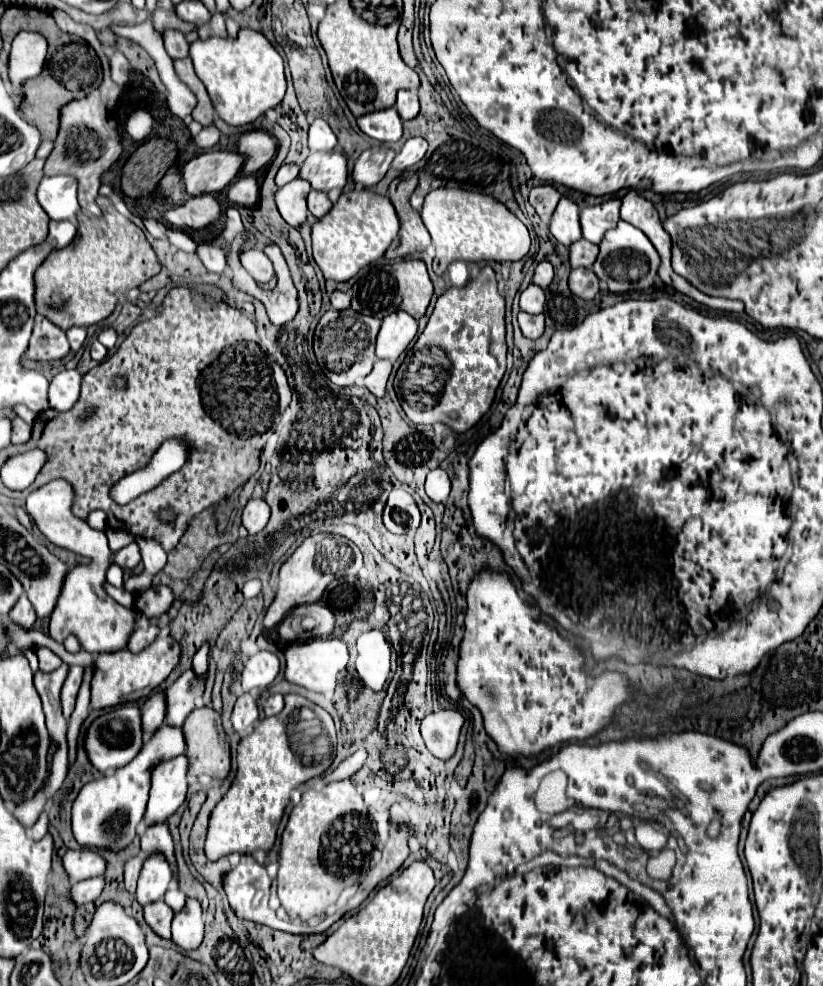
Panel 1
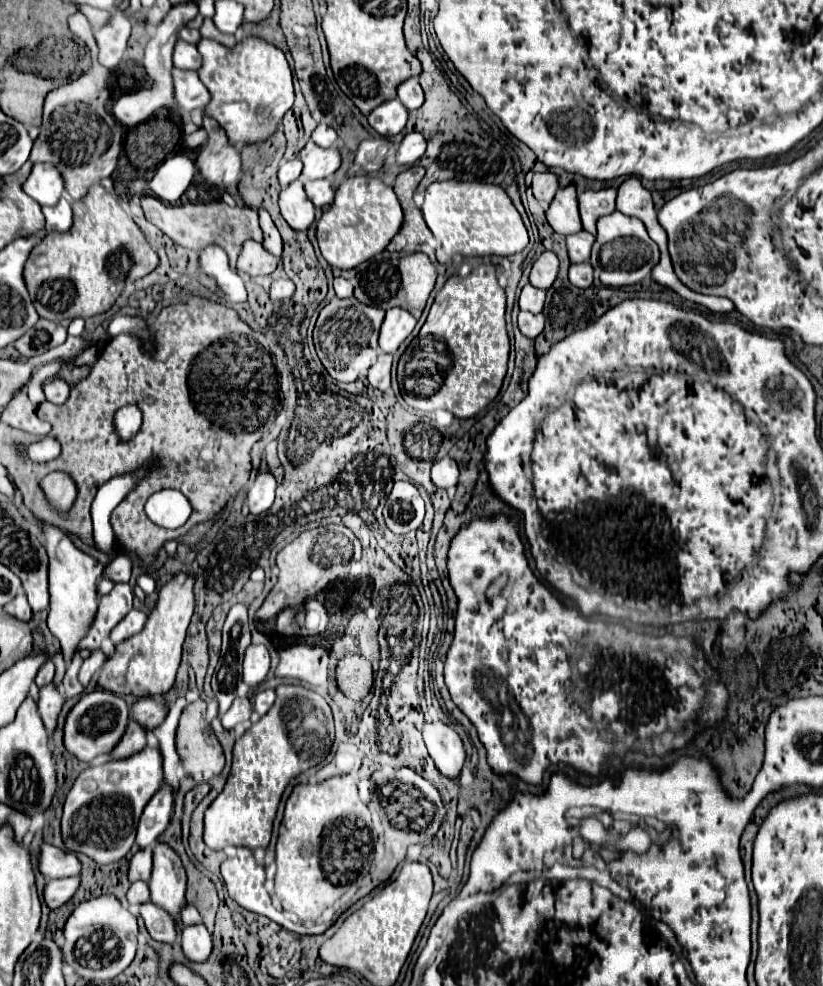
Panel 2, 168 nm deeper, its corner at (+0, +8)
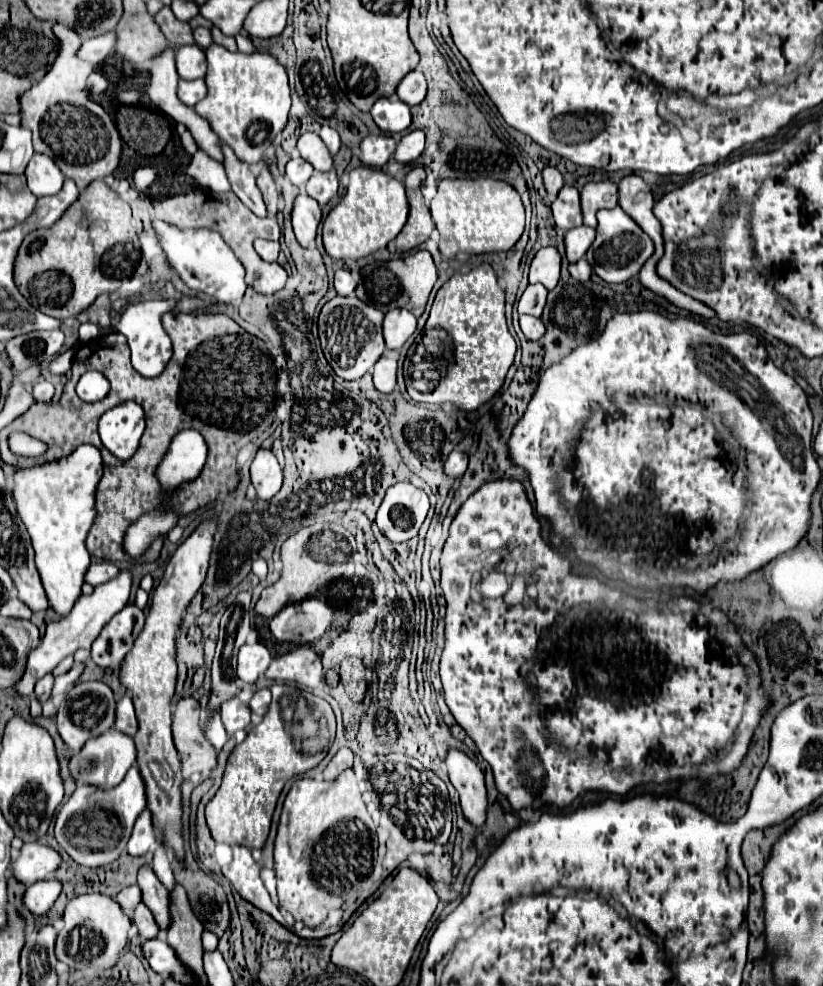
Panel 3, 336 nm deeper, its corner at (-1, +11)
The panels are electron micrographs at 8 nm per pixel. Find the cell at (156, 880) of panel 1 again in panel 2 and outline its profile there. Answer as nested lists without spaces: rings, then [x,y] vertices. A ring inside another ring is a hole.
[[[133,882],[127,892],[129,904],[145,904],[149,900],[149,886],[145,882]]]

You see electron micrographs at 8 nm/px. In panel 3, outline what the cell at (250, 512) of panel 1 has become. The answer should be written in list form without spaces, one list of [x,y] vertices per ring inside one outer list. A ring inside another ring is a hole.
[[[260,449],[256,453],[252,467],[250,467],[250,473],[252,473],[252,485],[256,489],[258,499],[268,501],[280,491],[280,487],[282,487],[282,467],[278,465],[272,451]]]

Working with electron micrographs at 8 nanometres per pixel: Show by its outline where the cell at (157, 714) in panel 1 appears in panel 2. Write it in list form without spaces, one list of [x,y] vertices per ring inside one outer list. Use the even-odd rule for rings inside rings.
[[[129,722],[125,734],[115,744],[115,748],[109,752],[109,756],[111,756],[111,760],[125,760],[127,756],[133,756],[133,754],[141,752],[145,748],[145,744],[147,744],[145,730],[139,724]]]

